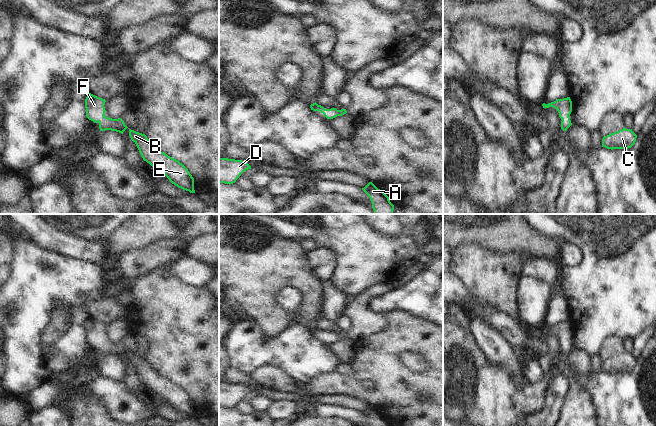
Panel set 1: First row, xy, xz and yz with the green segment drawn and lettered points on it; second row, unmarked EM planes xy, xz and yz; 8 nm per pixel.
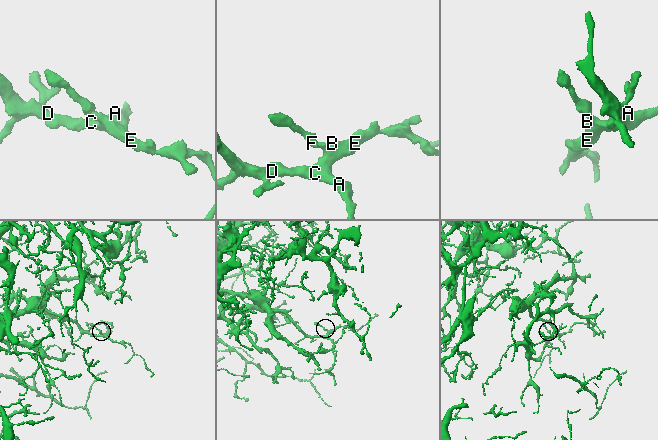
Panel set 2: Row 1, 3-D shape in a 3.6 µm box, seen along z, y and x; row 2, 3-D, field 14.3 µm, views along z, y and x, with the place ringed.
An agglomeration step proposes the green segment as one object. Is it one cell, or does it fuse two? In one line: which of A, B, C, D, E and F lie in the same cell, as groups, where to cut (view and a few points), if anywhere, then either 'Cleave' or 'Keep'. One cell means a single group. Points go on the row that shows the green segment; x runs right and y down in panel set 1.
Groups: A B C D E F. No split. Keep.

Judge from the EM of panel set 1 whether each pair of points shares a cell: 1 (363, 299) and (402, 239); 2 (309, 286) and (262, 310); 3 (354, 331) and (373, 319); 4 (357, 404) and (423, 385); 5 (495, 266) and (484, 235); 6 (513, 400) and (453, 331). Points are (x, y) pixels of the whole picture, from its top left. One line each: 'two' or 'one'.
1: two
2: one
3: one
4: two
5: two
6: one

